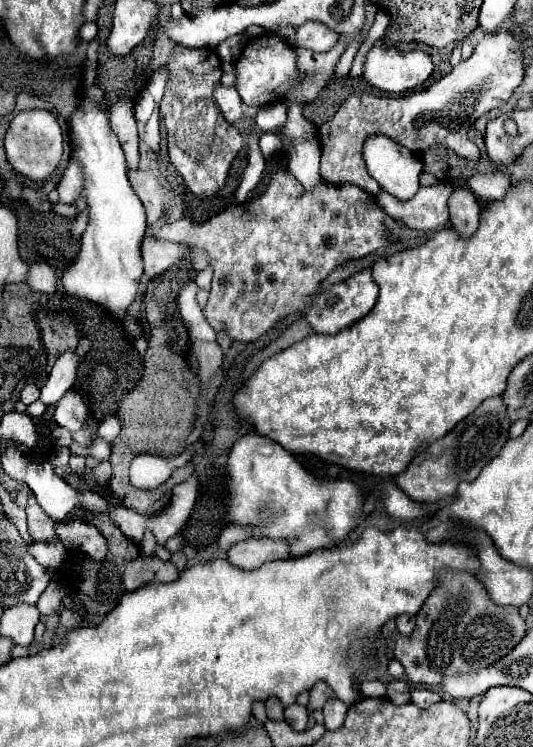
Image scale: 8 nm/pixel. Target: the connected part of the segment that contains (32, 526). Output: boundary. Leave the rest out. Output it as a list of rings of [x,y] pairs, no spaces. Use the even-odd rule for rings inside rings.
[[[29,495],[29,501],[27,501],[25,511],[27,511],[29,533],[31,533],[31,537],[33,537],[35,541],[43,541],[43,543],[59,541],[59,539],[57,539],[57,533],[55,533],[55,523],[53,523],[53,519],[49,519],[49,517],[41,511],[41,507],[39,507],[39,503],[37,503],[37,499],[35,499],[33,495]]]

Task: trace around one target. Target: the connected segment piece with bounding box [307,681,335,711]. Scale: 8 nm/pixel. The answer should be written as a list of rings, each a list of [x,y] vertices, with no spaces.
[[[319,681],[313,685],[313,689],[309,691],[309,705],[307,705],[307,711],[315,711],[315,709],[321,709],[323,703],[329,699],[329,697],[335,697],[333,691],[329,693],[331,689],[327,687],[327,683]]]

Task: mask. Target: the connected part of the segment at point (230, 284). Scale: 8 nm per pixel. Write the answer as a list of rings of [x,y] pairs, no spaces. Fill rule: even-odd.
[[[277,171],[271,177],[271,183],[263,195],[249,203],[233,205],[223,213],[211,217],[203,225],[197,225],[189,219],[179,219],[173,223],[155,229],[153,235],[157,239],[169,239],[177,243],[187,243],[191,247],[203,249],[213,263],[213,287],[209,295],[209,303],[205,307],[205,317],[215,331],[227,333],[237,341],[257,341],[263,333],[267,333],[279,319],[303,311],[307,315],[309,325],[319,335],[337,335],[339,331],[351,327],[359,319],[363,319],[375,305],[379,287],[373,281],[371,269],[363,269],[351,275],[347,281],[335,283],[331,291],[323,291],[315,295],[319,283],[337,267],[351,259],[361,259],[367,253],[373,253],[385,245],[397,241],[401,225],[391,219],[385,211],[379,209],[377,201],[355,185],[335,185],[329,181],[321,181],[313,191],[305,191],[289,171]]]

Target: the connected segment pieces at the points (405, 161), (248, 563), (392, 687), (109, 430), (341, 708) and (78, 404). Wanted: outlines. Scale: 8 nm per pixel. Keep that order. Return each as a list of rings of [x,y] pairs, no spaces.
[[[373,135],[363,145],[363,159],[365,159],[369,175],[387,193],[395,195],[401,201],[407,201],[417,193],[417,189],[419,189],[419,173],[423,171],[423,165],[421,165],[421,159],[415,153],[411,153],[407,147],[401,147],[399,143],[393,143],[393,139],[389,139],[389,137]]]
[[[267,537],[235,543],[227,551],[229,563],[239,569],[245,569],[245,571],[253,571],[253,569],[259,569],[263,563],[289,559],[289,557],[291,557],[291,551],[289,551],[289,543],[285,539],[275,541],[275,539],[267,539]]]
[[[391,681],[387,685],[387,699],[395,705],[405,705],[409,701],[409,693],[411,693],[411,687],[407,681]]]
[[[107,415],[107,417],[99,423],[97,433],[99,433],[103,439],[107,439],[109,443],[113,443],[113,439],[119,435],[119,429],[121,429],[119,419],[117,419],[115,415]]]
[[[329,699],[329,703],[325,703],[323,707],[323,715],[325,715],[325,727],[327,729],[339,729],[343,725],[347,713],[347,705],[341,703],[339,699]]]
[[[67,391],[61,397],[61,401],[57,403],[53,419],[57,425],[61,425],[73,433],[73,431],[81,429],[83,421],[87,419],[87,413],[89,413],[89,407],[87,407],[85,399],[77,391]]]

